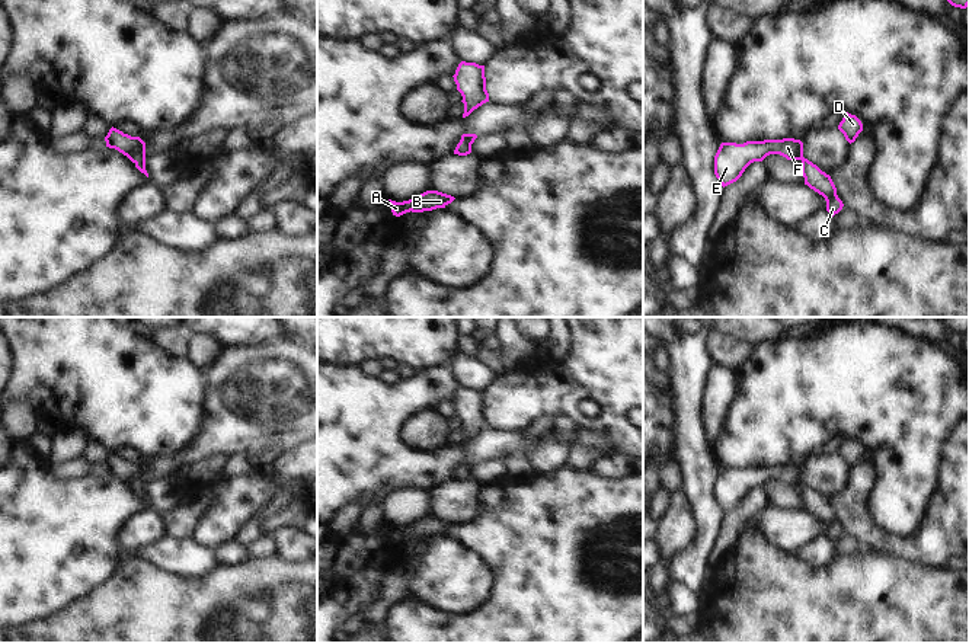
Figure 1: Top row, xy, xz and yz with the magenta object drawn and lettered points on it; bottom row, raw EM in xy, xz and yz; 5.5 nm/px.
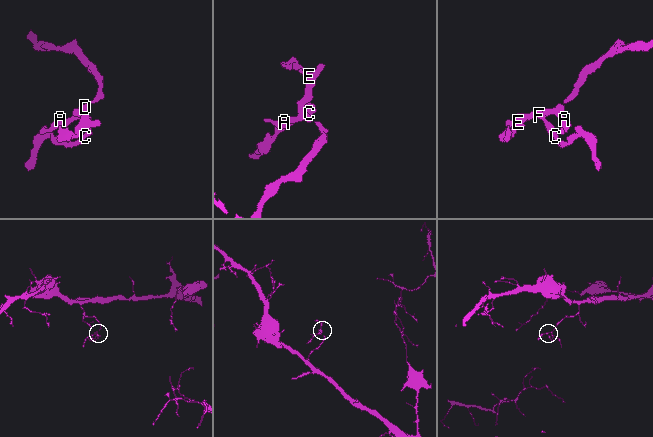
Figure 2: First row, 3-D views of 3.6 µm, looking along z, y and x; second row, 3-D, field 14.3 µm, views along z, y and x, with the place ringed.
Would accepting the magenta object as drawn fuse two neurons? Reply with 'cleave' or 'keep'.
keep

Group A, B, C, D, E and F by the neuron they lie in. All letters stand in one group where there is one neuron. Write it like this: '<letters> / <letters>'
A B C D E F

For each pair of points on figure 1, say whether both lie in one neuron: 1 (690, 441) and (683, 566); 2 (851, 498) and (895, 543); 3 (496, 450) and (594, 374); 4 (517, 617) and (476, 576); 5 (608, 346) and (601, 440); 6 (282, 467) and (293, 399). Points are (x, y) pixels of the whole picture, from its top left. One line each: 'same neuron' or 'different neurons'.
1: same neuron
2: same neuron
3: different neurons
4: different neurons
5: different neurons
6: different neurons

